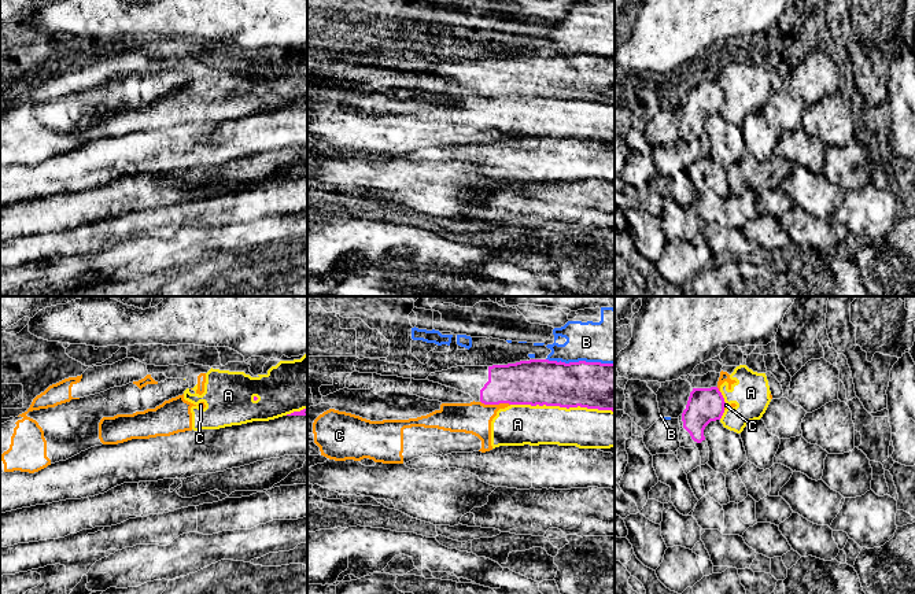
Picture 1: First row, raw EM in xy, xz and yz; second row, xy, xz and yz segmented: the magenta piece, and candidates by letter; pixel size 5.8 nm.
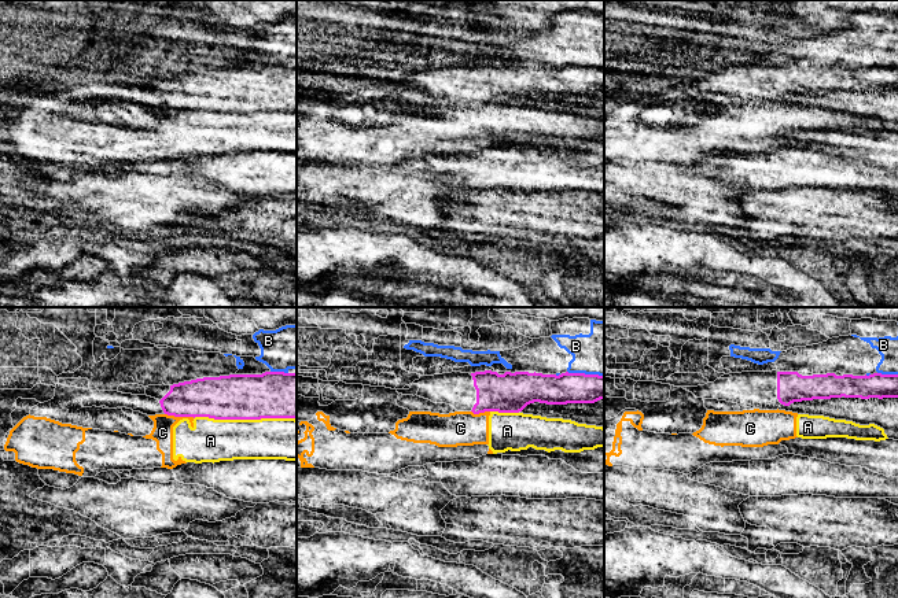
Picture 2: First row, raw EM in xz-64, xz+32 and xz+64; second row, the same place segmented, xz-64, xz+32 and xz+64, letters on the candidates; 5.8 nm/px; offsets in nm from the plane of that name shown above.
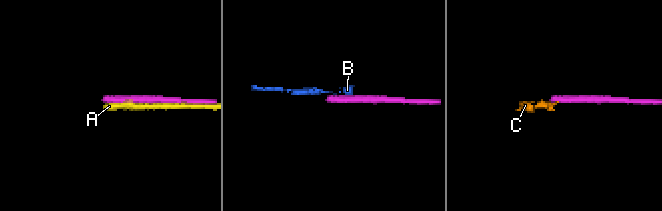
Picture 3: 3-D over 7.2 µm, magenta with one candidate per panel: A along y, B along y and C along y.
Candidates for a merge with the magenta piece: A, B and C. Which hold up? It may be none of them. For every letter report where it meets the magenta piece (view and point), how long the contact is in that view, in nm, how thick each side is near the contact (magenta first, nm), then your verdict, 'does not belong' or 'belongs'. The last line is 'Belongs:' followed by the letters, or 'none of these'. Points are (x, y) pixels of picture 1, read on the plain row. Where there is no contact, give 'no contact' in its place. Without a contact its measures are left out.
A: xz (563, 99) | 600 nm | 280/240 nm | does not belong
B: xz (580, 54) | 400 nm | 280/280 nm | does not belong
C: xz (495, 96) | 180 nm | 260/190 nm | does not belong
Belongs: none of these

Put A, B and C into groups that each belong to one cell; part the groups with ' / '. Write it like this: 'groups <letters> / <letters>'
groups A C / B

